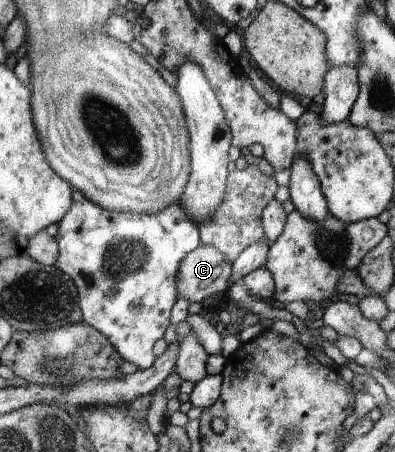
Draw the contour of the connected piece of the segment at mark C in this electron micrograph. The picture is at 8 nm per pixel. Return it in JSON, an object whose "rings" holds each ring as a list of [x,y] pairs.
{"rings":[[[202,243],[184,257],[178,272],[181,297],[201,302],[213,293],[223,293],[230,286],[232,263],[216,247]]]}

